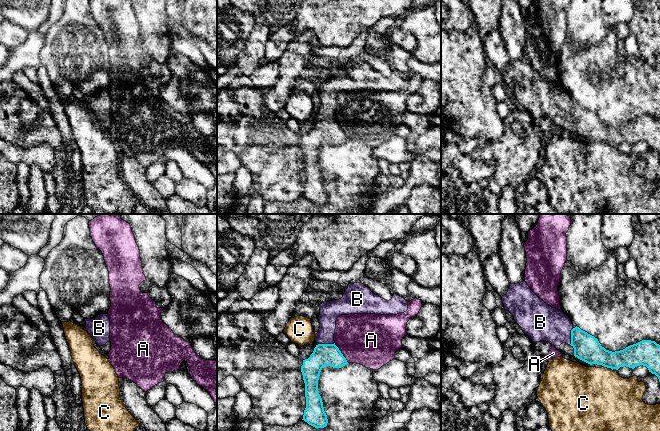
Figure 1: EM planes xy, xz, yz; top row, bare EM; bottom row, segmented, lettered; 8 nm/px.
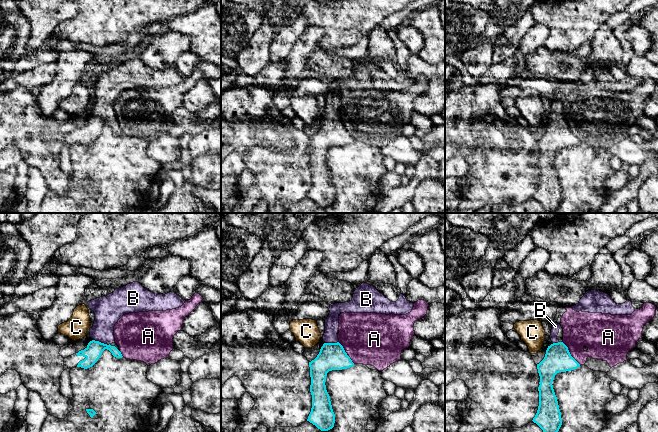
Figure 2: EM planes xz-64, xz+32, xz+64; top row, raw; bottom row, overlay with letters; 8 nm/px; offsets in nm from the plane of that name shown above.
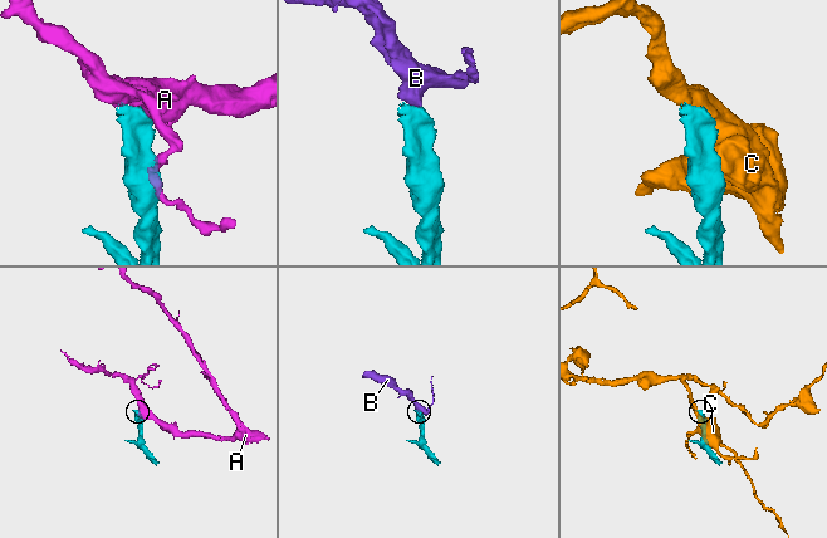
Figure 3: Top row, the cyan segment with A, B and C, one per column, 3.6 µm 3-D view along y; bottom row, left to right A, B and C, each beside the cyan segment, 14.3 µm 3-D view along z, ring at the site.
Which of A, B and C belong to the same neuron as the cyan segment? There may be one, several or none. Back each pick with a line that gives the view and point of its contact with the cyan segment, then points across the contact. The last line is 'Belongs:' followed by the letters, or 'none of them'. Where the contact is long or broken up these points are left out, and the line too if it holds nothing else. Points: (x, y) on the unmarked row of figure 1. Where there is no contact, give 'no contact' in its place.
B: xz (326, 120) | across xz (323, 131), (326, 128), (326, 120), (327, 93), (329, 89)
Belongs: B

